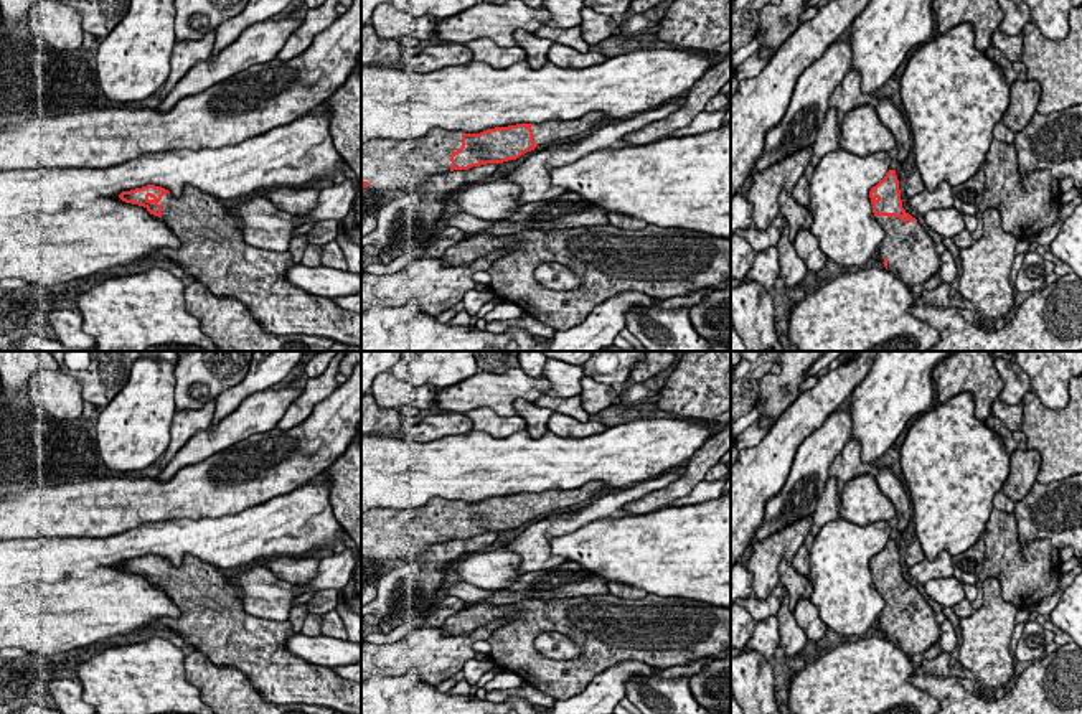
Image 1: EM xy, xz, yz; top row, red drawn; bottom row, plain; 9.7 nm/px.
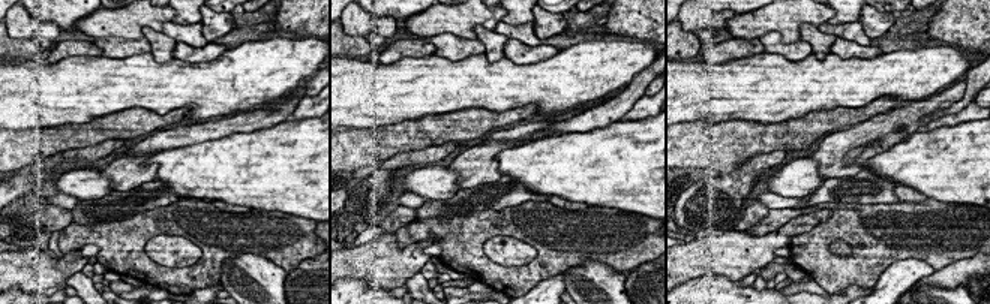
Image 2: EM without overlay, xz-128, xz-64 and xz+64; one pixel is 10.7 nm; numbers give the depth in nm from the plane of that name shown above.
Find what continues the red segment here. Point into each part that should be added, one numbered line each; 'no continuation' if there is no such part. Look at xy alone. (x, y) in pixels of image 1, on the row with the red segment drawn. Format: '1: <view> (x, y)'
1: xy (211, 251)

